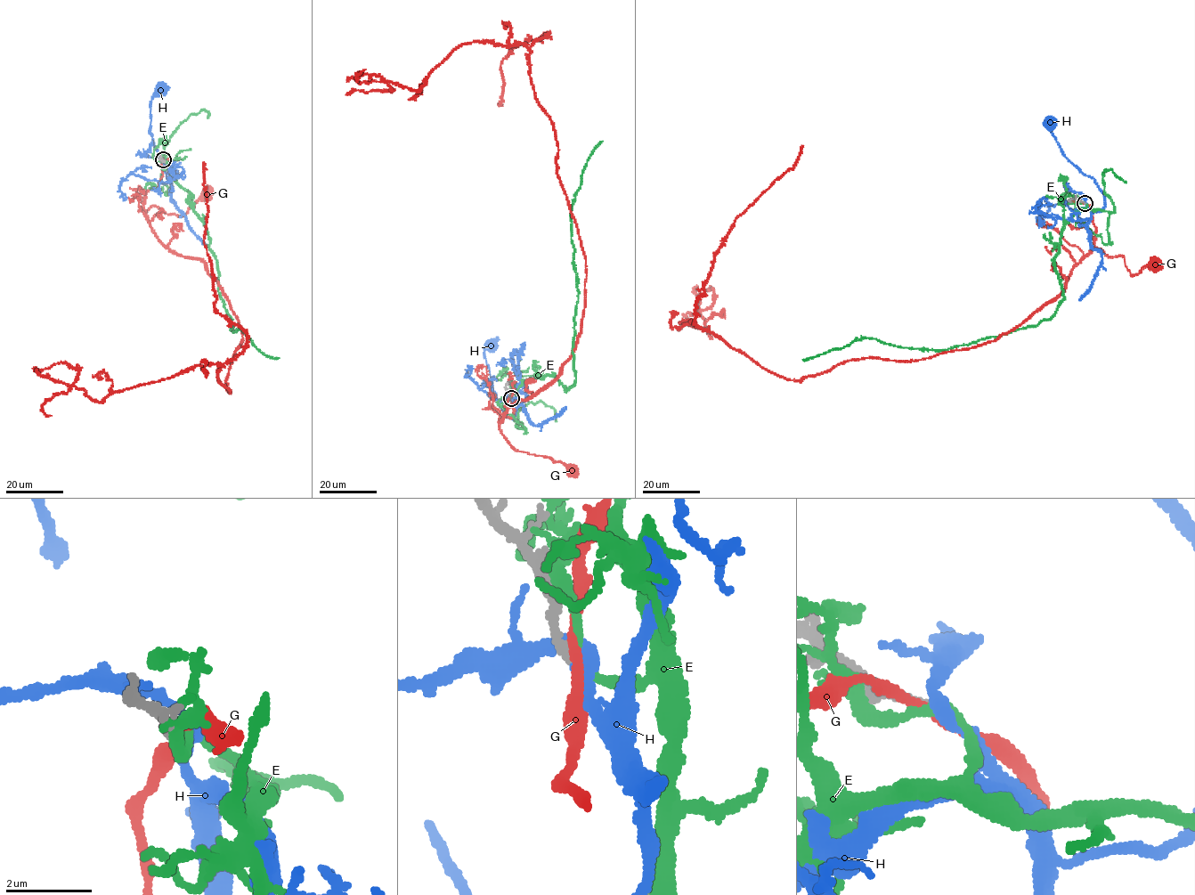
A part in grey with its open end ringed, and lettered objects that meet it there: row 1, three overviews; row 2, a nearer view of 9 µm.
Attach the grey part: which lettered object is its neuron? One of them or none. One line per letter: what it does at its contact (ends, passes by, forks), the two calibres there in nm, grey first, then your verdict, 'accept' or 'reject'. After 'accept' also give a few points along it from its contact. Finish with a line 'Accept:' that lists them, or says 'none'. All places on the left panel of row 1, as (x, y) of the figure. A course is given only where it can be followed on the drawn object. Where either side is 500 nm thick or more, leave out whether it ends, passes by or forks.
E: it passes by; 180 nm thick on the grey side, 200 nm on the other; reject
G: it passes by; 180 nm thick on the grey side, 200 nm on the other; reject
H: it passes by; 170 nm thick on the grey side, 320 nm on the other; accept; it runs (164, 159), (165, 166), (150, 132), (151, 99), (160, 89)
Accept: H

